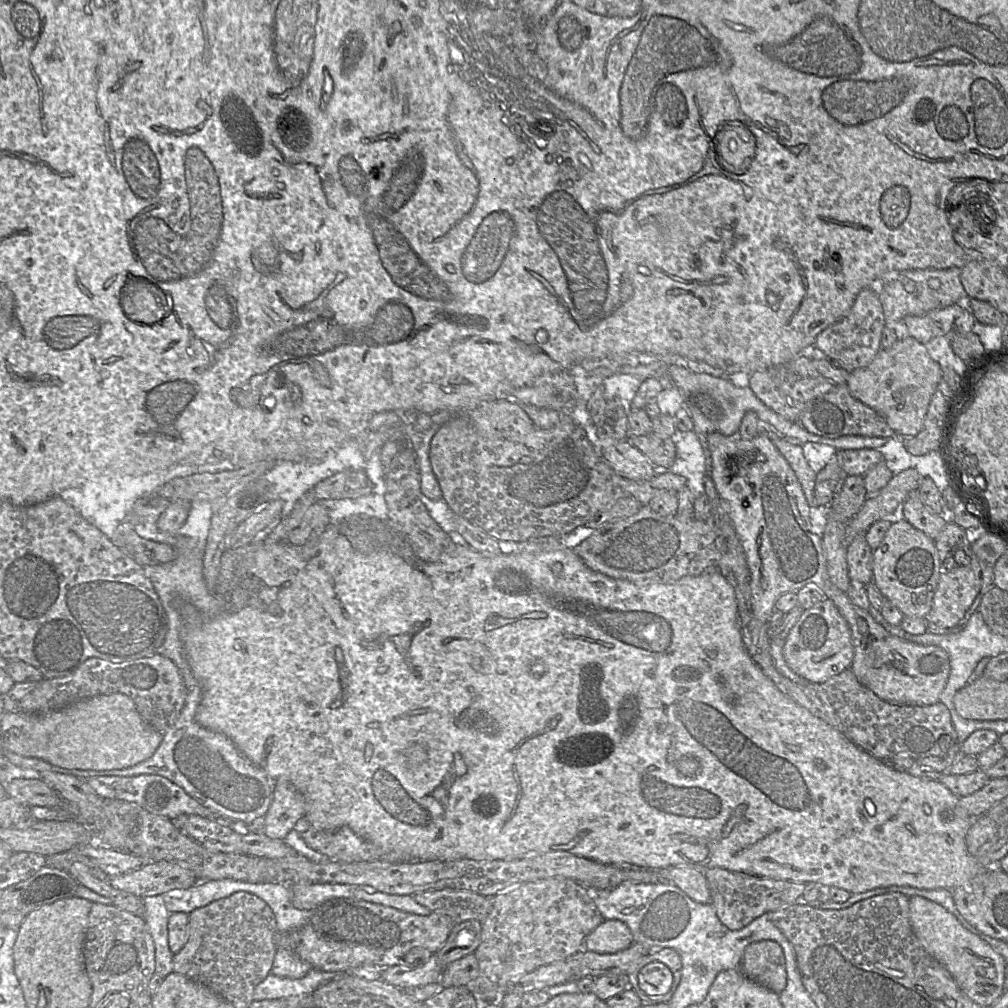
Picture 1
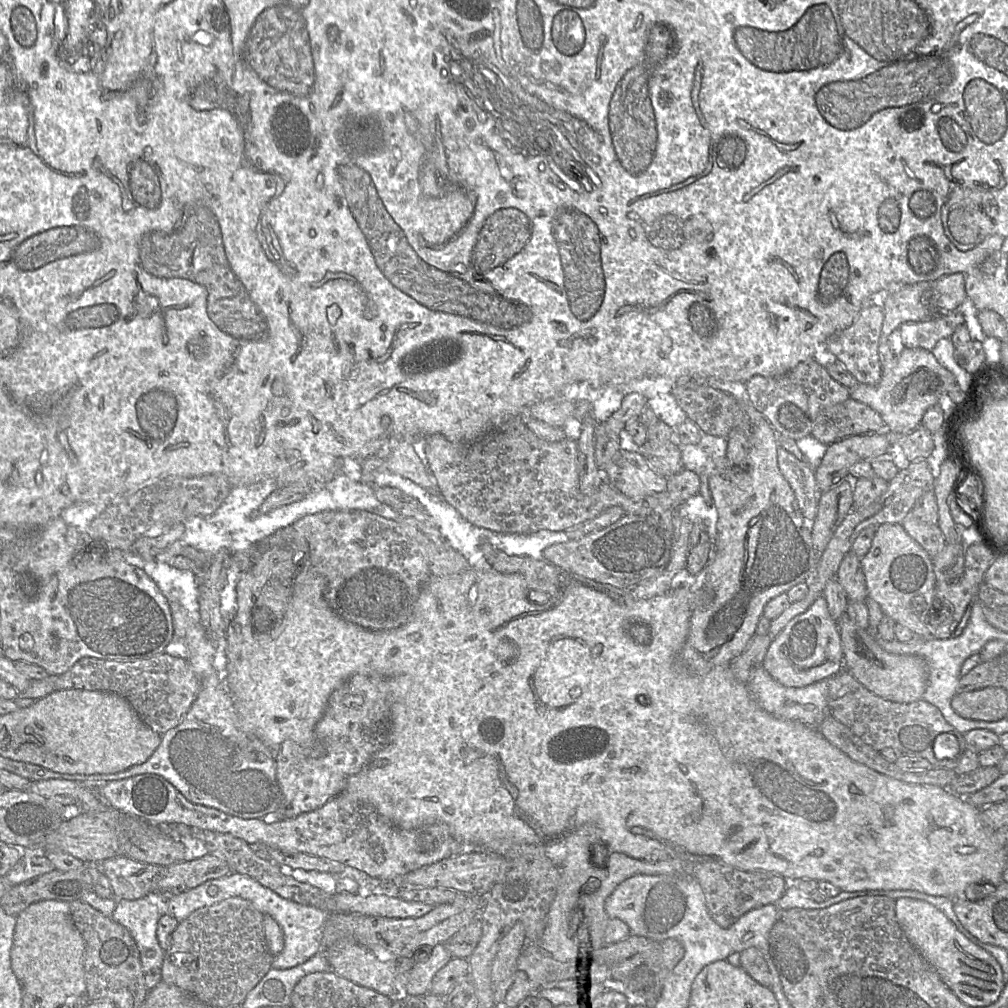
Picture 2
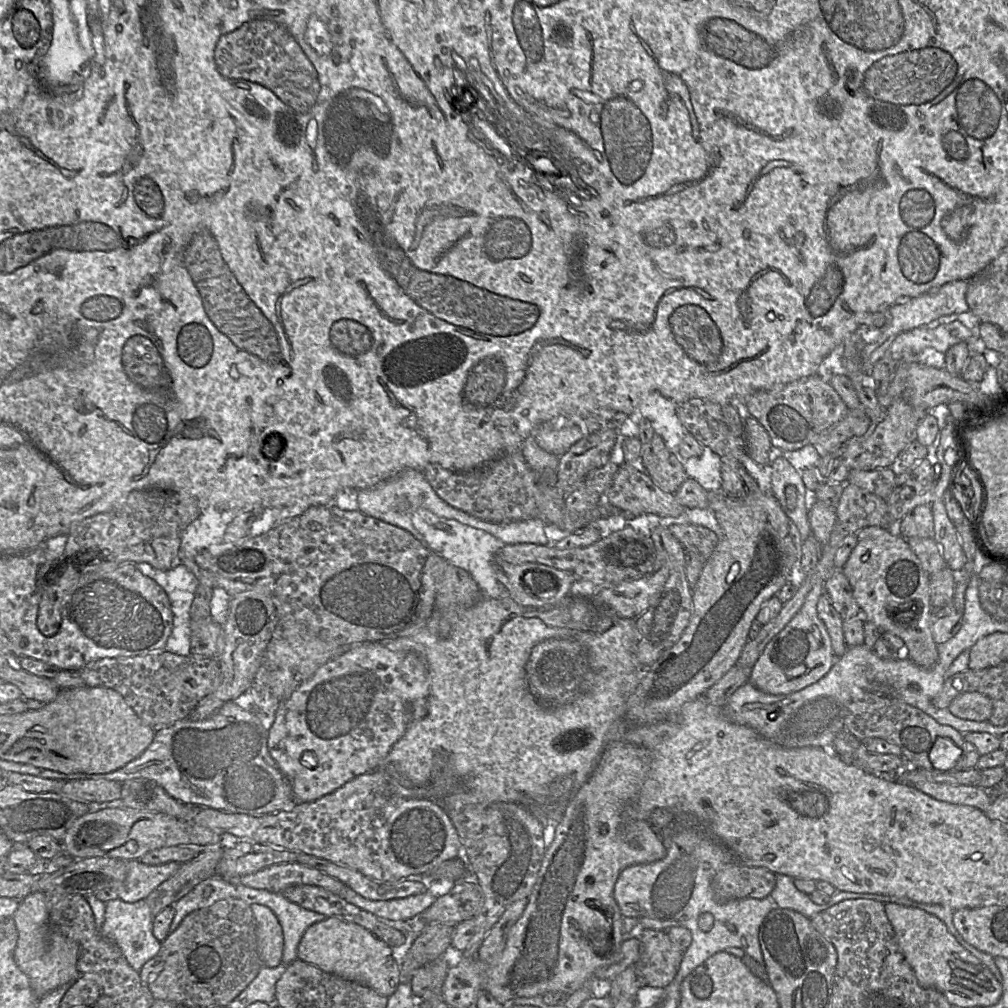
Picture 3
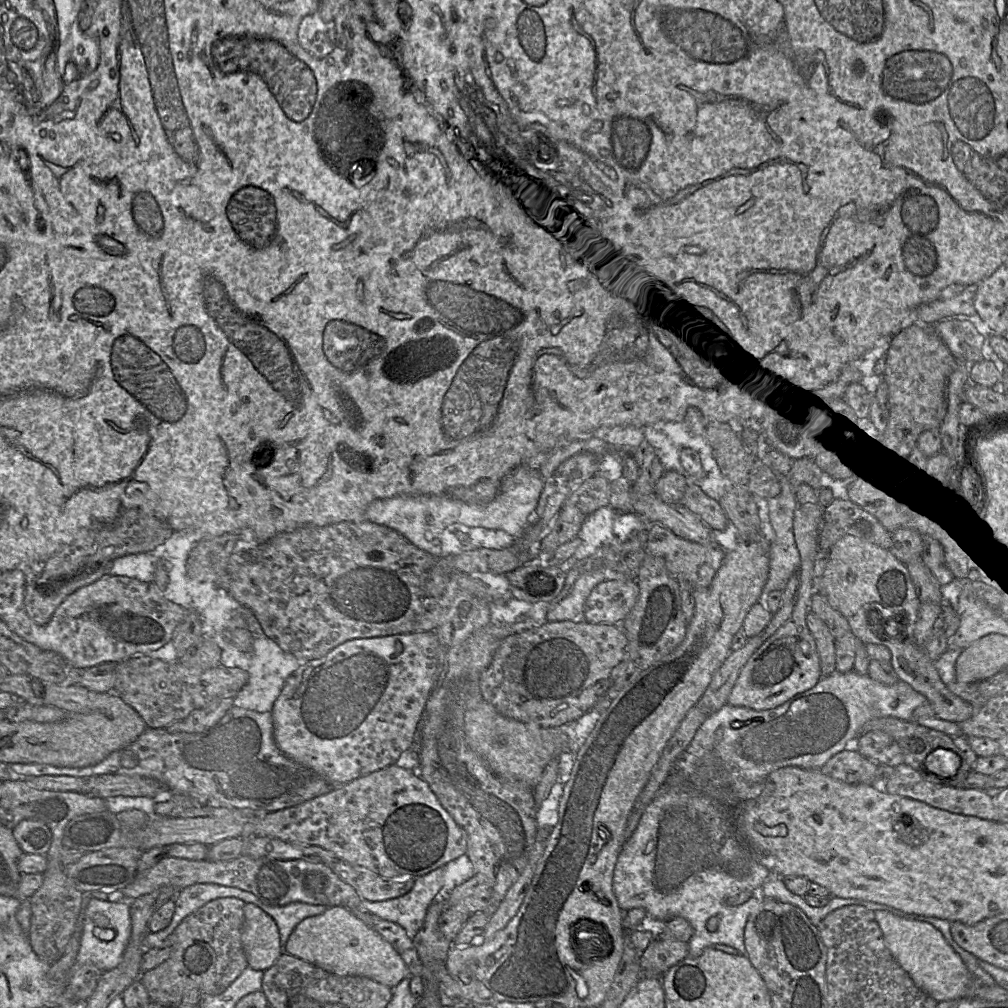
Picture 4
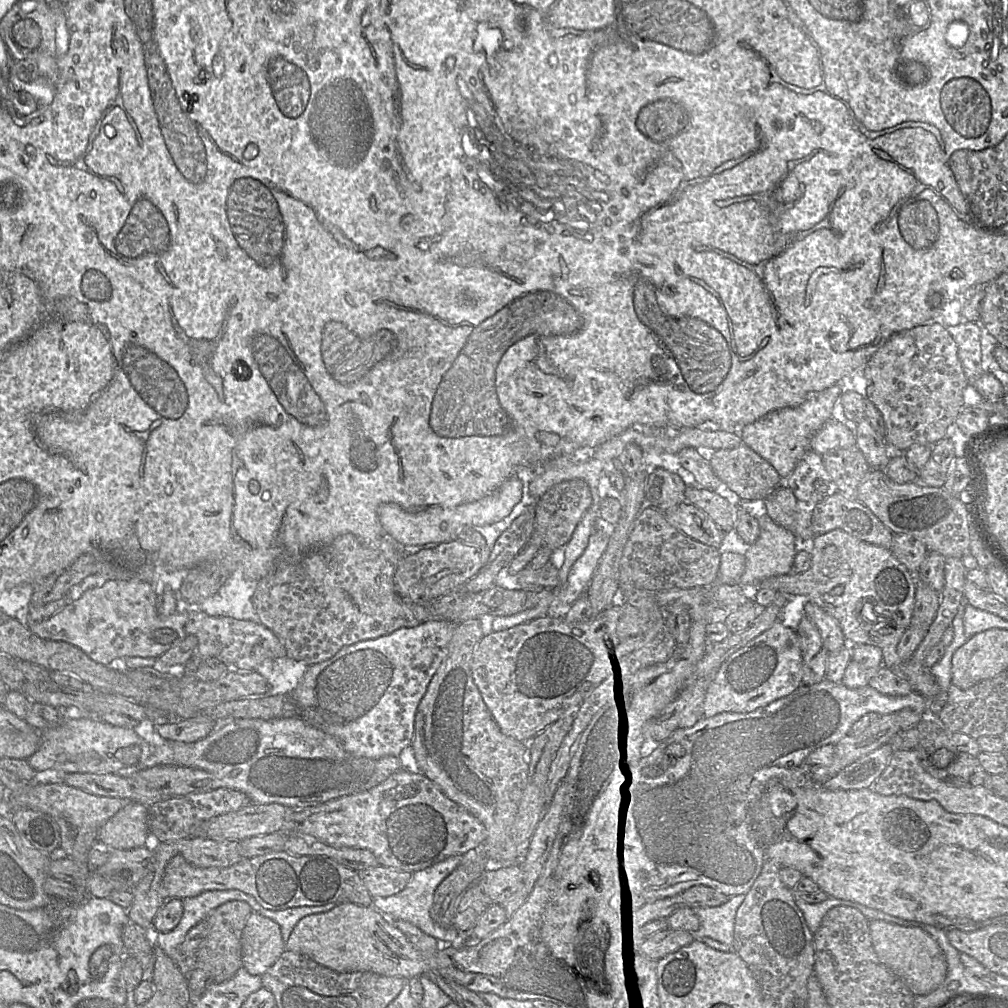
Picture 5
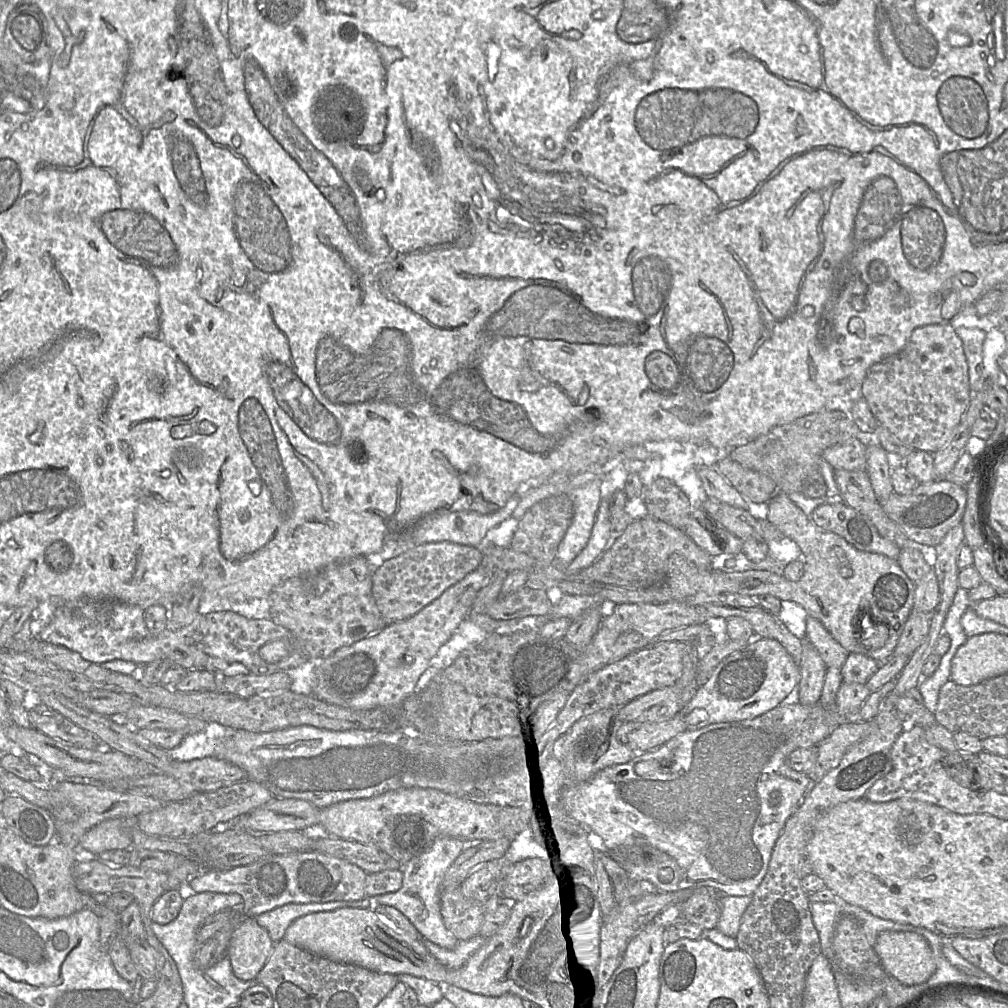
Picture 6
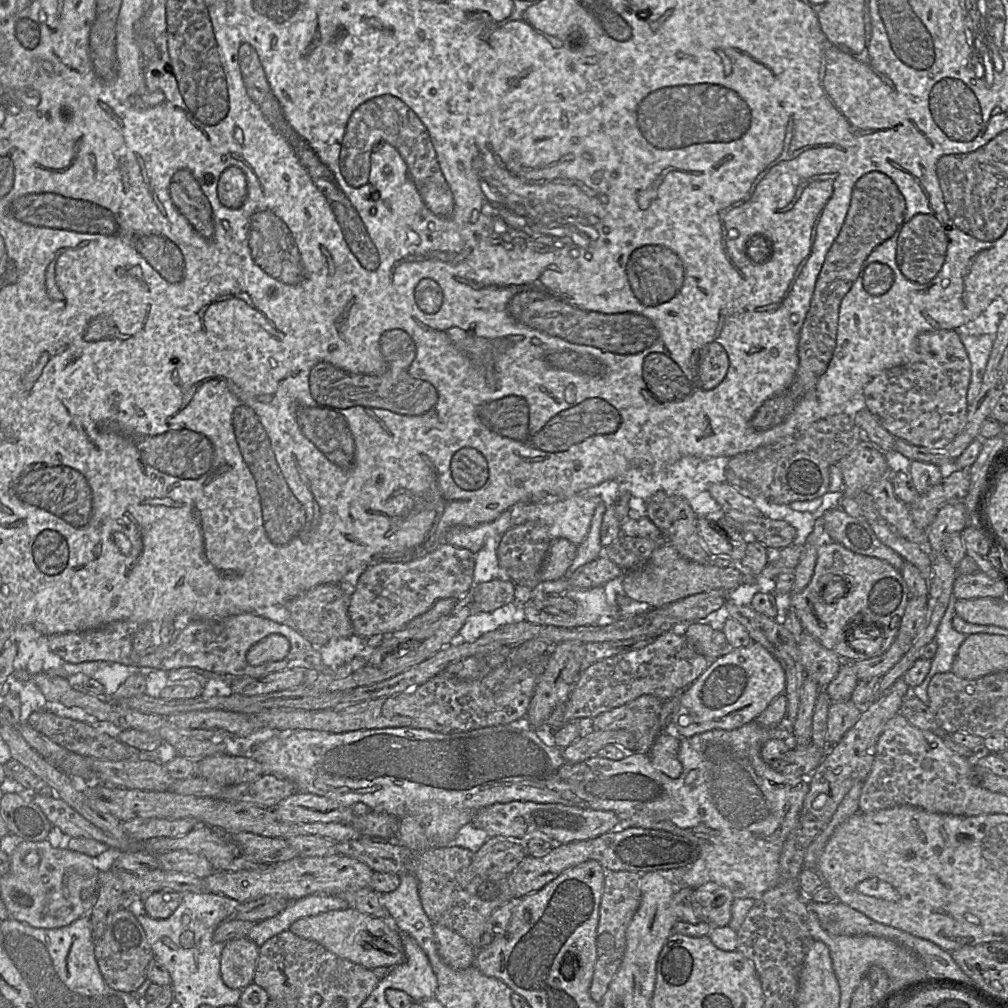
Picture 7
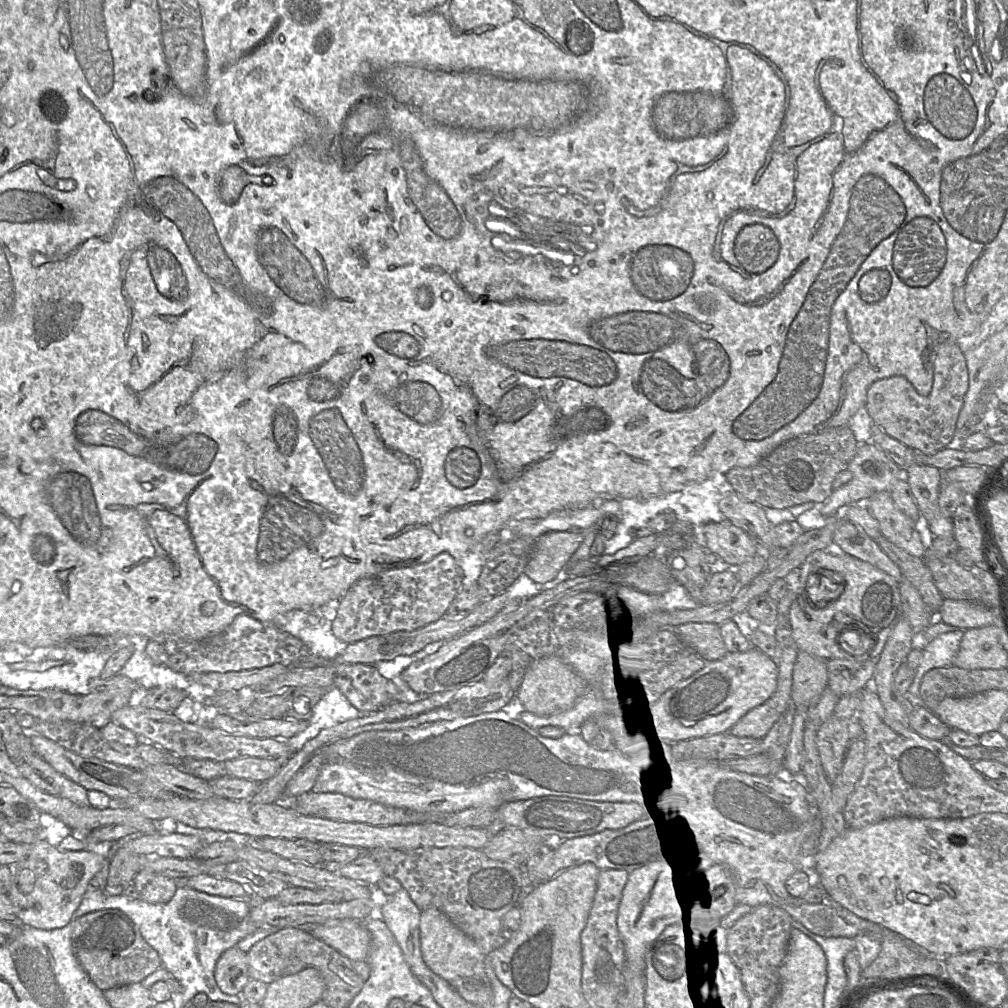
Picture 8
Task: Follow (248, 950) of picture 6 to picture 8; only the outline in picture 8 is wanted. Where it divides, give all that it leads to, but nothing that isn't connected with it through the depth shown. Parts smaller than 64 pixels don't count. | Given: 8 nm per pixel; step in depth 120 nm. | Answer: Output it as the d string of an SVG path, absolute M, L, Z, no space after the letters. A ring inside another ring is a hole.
M237 946L225 950L217 960L214 978L223 993L241 995L243 987L250 979L247 952Z

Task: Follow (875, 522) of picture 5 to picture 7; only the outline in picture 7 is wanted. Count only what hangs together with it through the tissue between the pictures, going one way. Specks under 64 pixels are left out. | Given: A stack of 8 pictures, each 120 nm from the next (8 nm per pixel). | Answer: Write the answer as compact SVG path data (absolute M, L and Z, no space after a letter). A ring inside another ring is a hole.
M831 508L823 514L823 518L827 540L837 542L854 553L884 560L897 570L902 569L904 559L876 537L864 516L852 517L840 508Z

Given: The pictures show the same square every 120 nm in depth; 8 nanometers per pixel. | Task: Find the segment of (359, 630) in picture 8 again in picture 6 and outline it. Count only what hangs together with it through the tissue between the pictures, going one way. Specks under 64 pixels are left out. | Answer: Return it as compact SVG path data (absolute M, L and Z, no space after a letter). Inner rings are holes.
M448 541L415 545L395 558L381 561L375 568L372 575L372 596L386 624L403 621L462 580L481 561L482 552L473 546Z

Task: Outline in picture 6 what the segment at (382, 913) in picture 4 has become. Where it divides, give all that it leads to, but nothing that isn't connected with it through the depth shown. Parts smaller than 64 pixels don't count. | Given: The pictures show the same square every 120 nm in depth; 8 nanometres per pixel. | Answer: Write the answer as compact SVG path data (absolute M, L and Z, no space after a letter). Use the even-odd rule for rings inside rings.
M439 837L420 855L402 866L403 882L399 890L371 898L373 905L387 905L406 916L421 935L442 948L452 949L458 940L444 925L440 915L439 893L444 875L450 865L462 853L463 841L452 837Z

